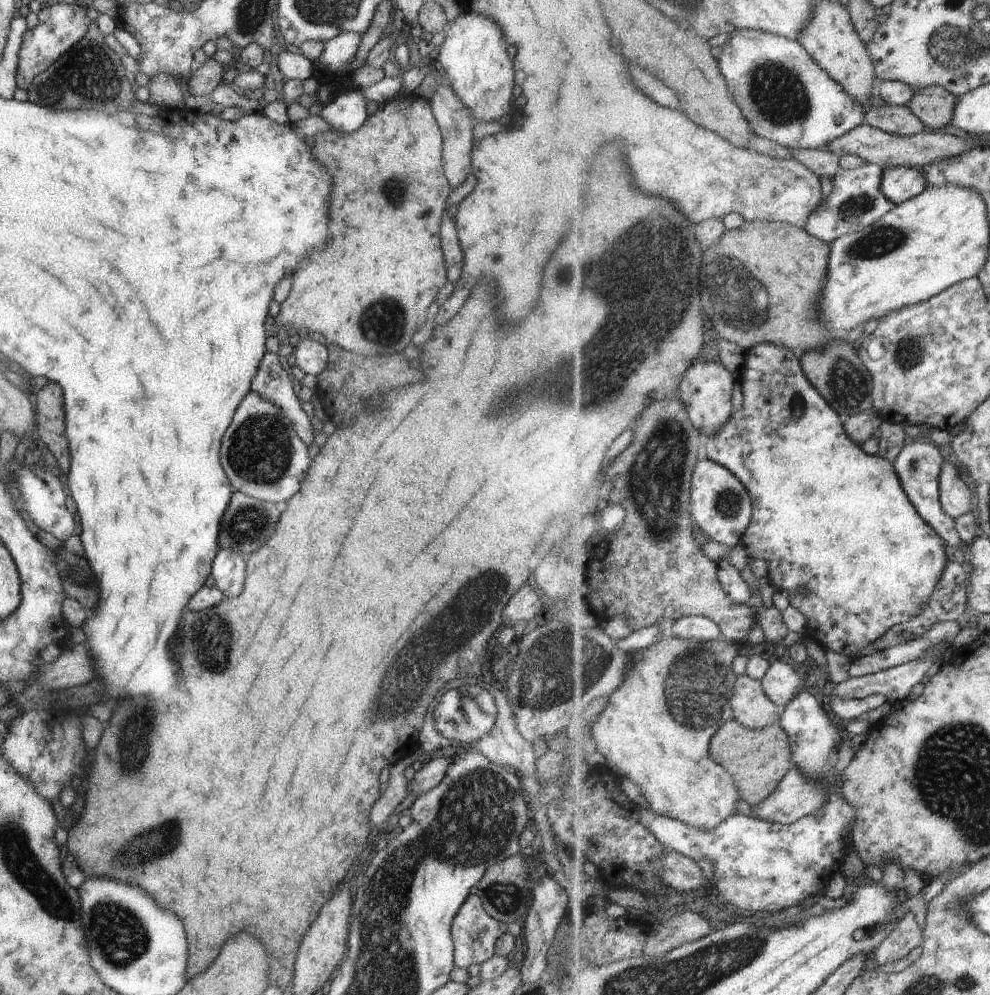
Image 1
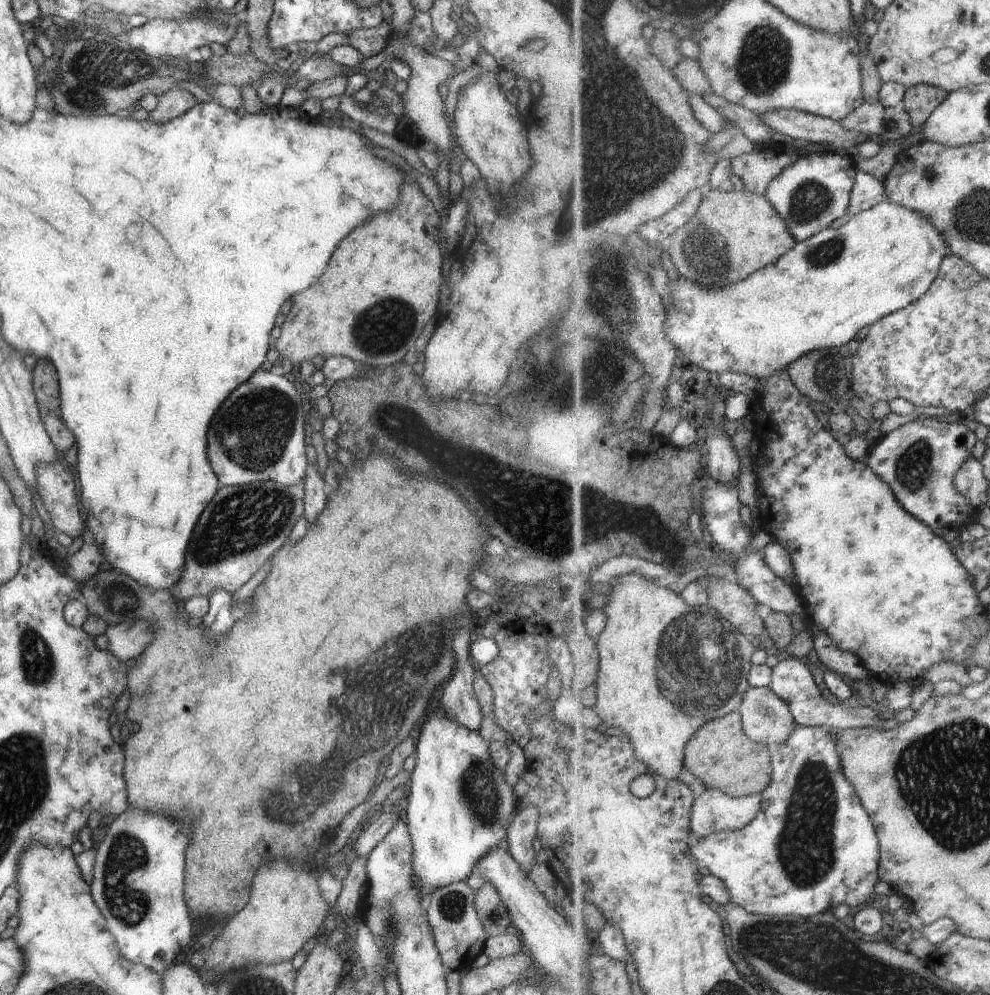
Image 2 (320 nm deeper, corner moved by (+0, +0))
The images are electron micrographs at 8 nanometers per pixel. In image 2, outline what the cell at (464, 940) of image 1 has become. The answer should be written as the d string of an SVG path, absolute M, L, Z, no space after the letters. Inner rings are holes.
M455 881L448 885L434 888L425 901L427 920L434 945L441 962L447 970L461 973L470 968L473 960L482 952L487 938L474 907L474 890L465 881Z

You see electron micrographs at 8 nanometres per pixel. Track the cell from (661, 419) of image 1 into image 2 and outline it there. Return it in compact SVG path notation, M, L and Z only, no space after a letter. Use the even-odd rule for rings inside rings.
M707 575L698 581L706 584L710 598L709 607L719 610L737 630L742 630L749 638L759 638L767 632L766 623L757 612L758 602L750 591L723 577Z

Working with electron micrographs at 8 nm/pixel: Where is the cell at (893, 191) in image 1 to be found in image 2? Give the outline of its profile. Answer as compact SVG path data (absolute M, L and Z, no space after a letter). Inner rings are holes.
M858 171L855 186L851 193L848 214L850 216L859 214L885 200L887 200L887 196L884 182L872 174Z

